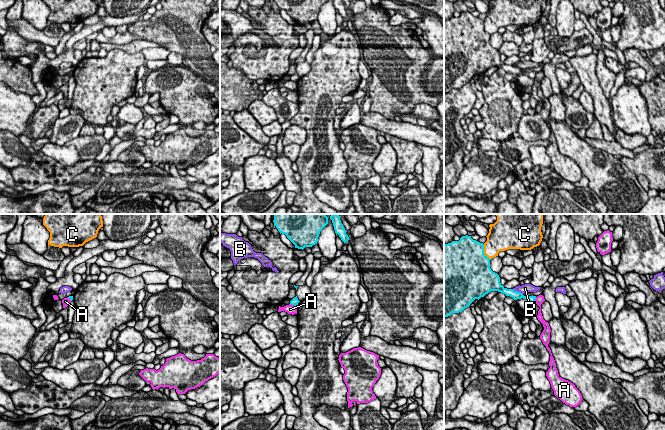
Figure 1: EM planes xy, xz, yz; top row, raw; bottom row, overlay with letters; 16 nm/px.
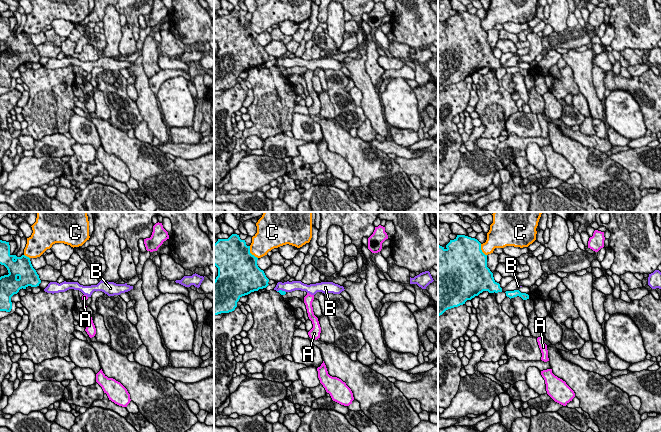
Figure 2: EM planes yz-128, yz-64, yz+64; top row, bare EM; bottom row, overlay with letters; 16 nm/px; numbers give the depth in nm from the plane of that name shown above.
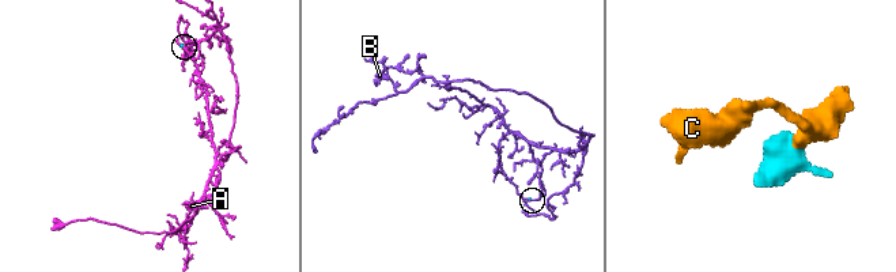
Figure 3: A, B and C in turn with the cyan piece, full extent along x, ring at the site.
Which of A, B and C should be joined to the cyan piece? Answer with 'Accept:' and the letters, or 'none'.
Accept: none

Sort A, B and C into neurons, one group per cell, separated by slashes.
A / B / C

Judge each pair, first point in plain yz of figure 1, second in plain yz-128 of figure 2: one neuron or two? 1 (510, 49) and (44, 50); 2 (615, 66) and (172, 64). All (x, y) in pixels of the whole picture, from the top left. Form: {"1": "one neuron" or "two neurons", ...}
{"1": "one neuron", "2": "one neuron"}

